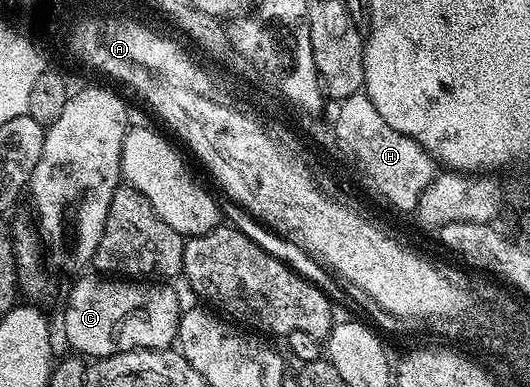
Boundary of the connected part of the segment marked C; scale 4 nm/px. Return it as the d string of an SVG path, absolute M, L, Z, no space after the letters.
M93 275L78 278L64 310L64 334L73 351L98 359L132 349L169 348L175 343L182 305L169 283Z

